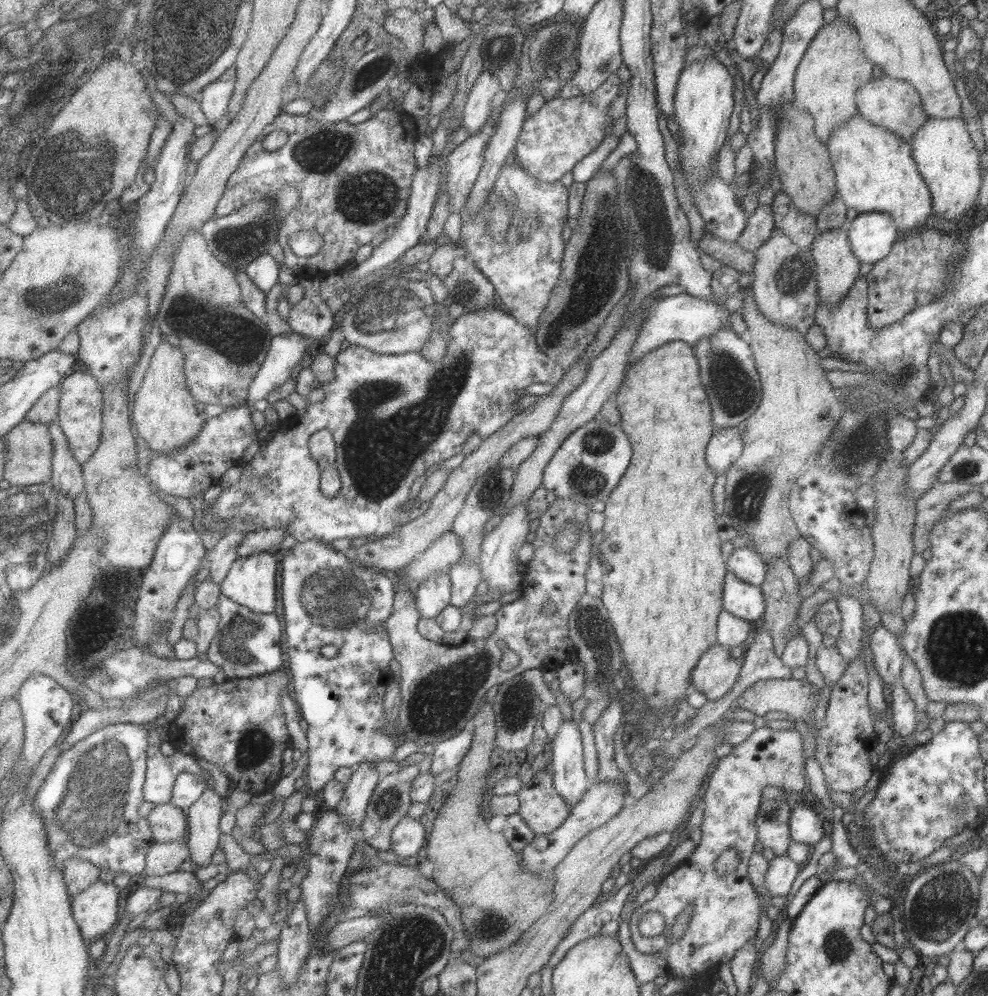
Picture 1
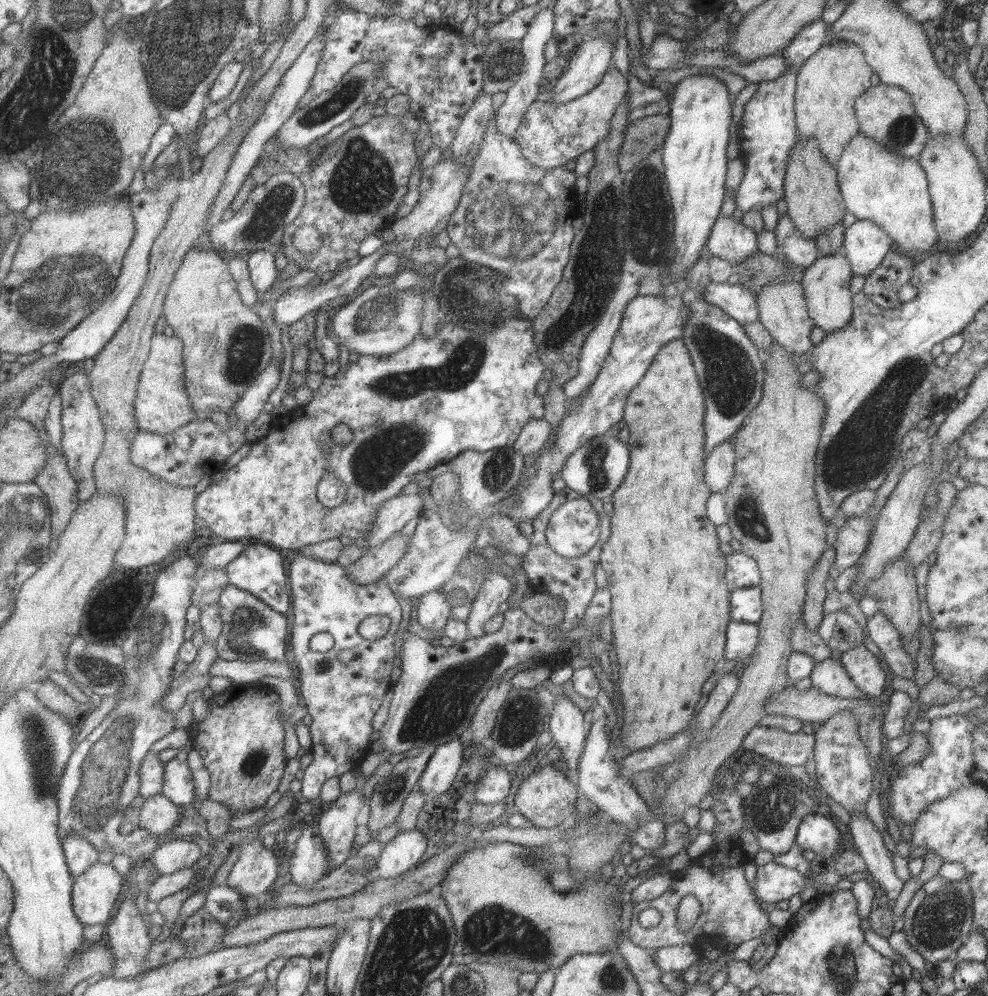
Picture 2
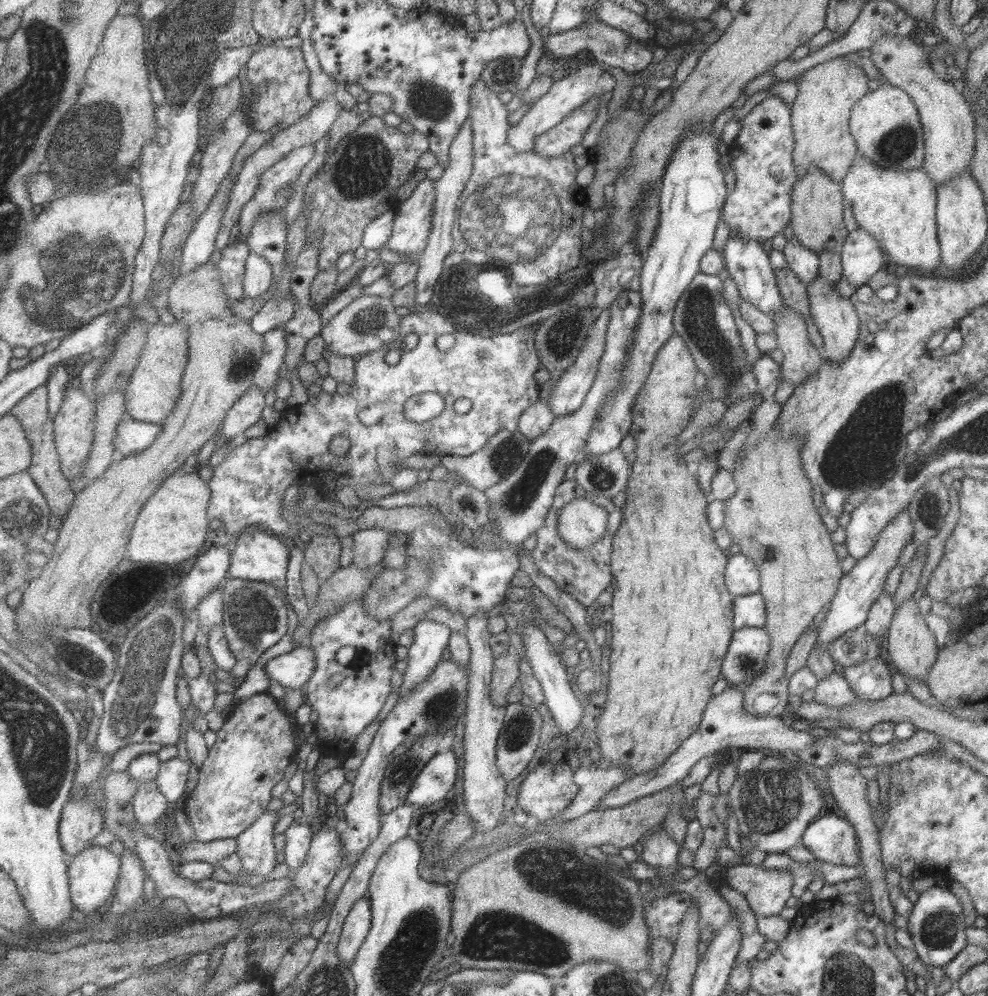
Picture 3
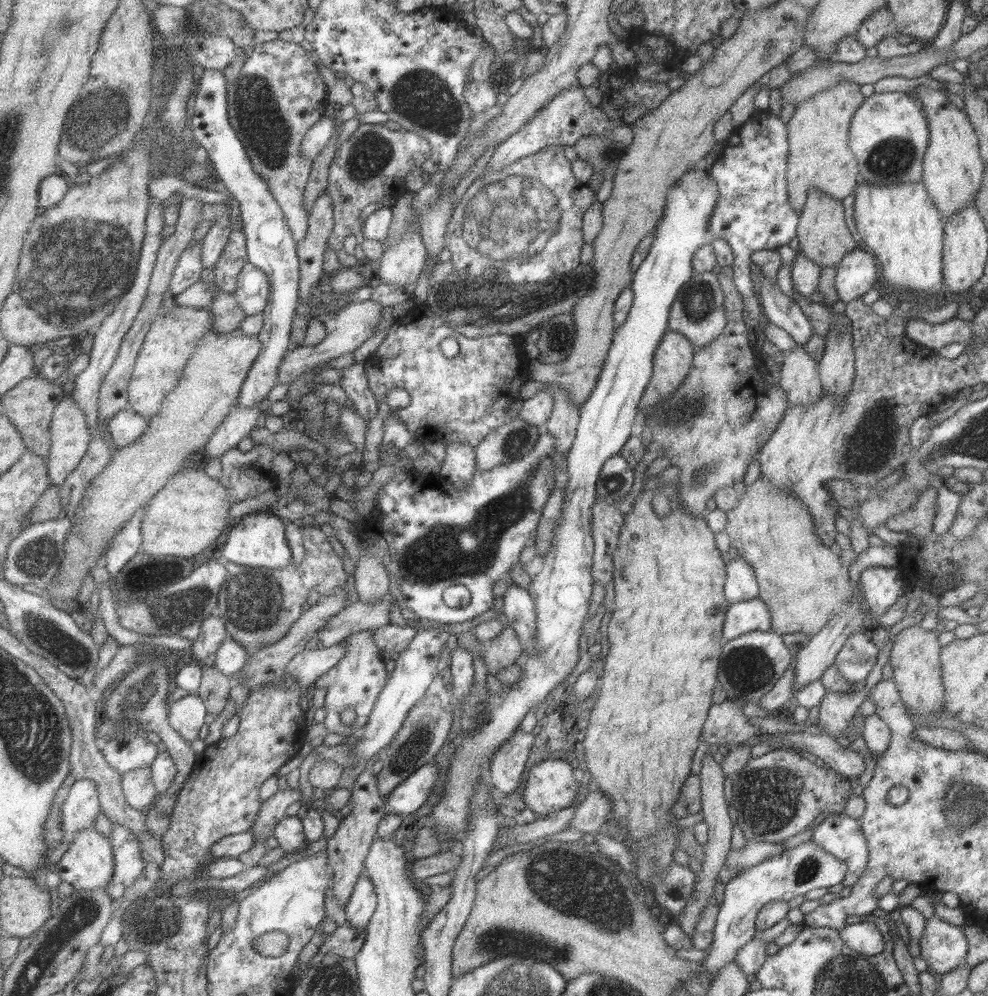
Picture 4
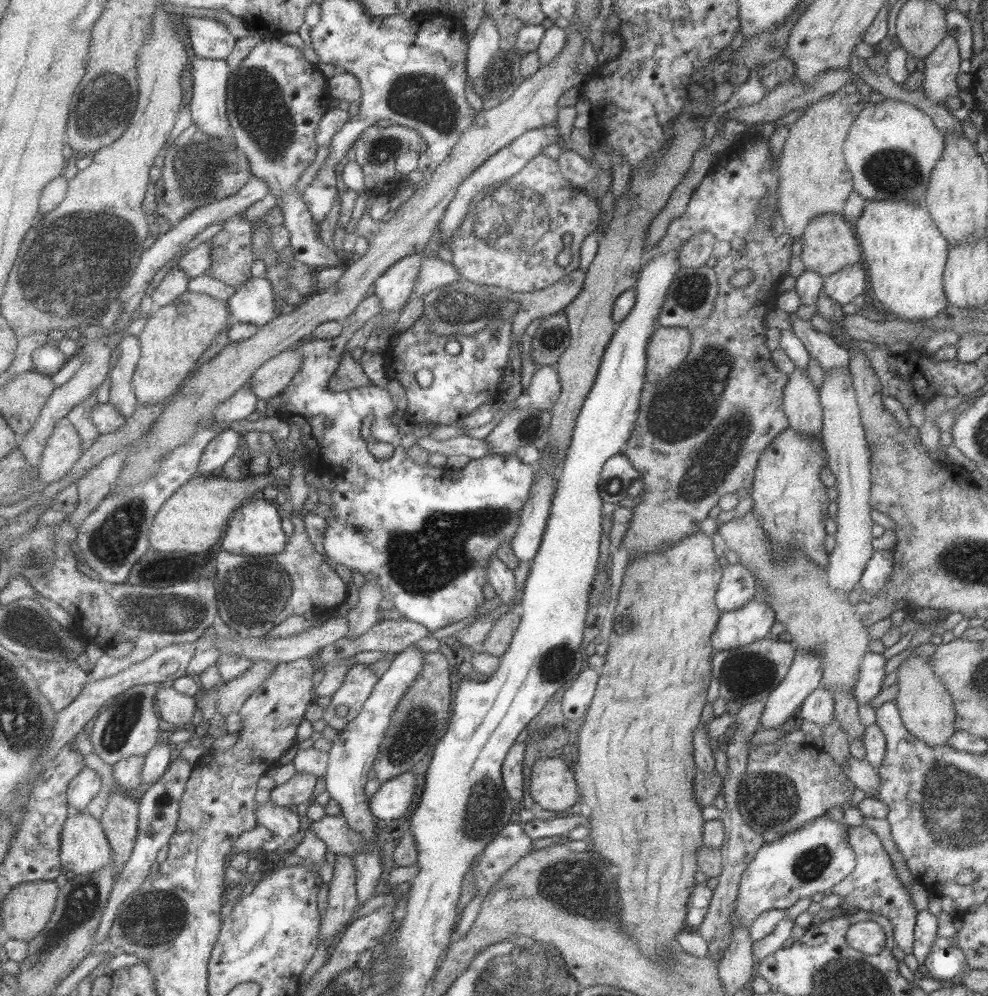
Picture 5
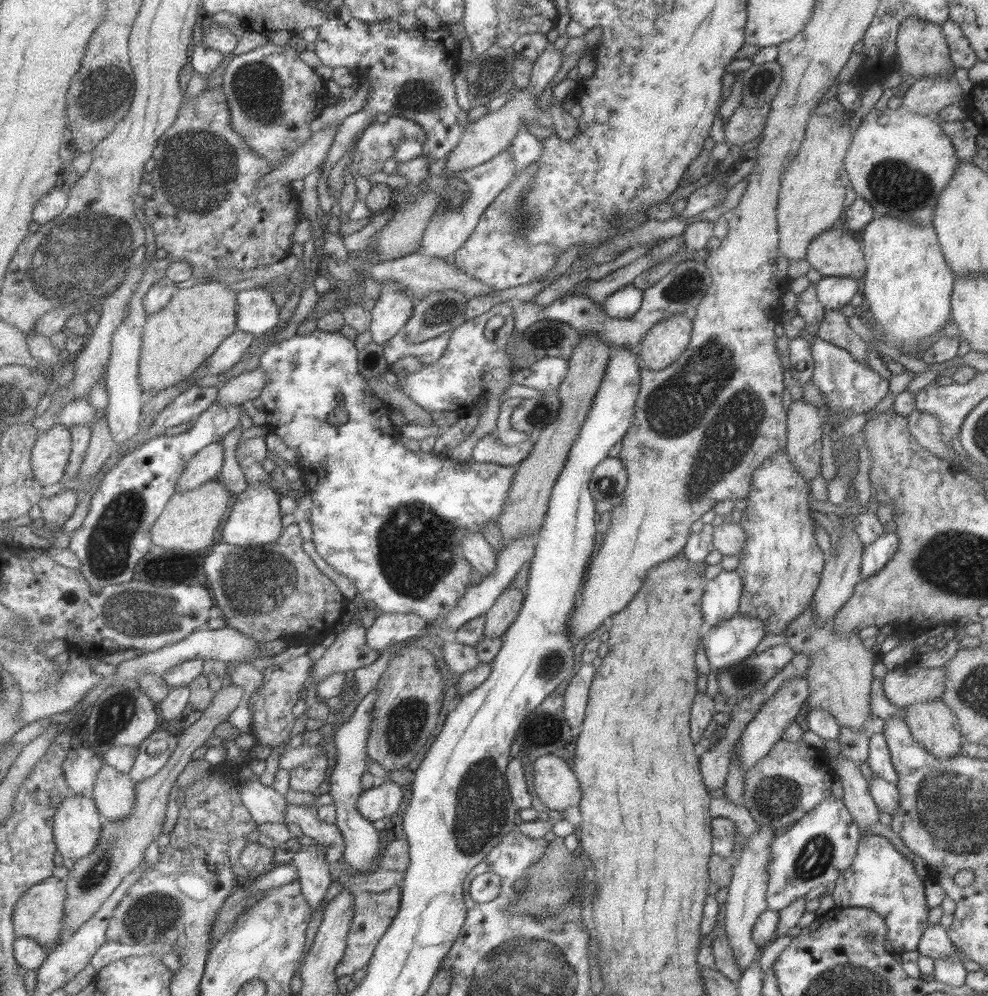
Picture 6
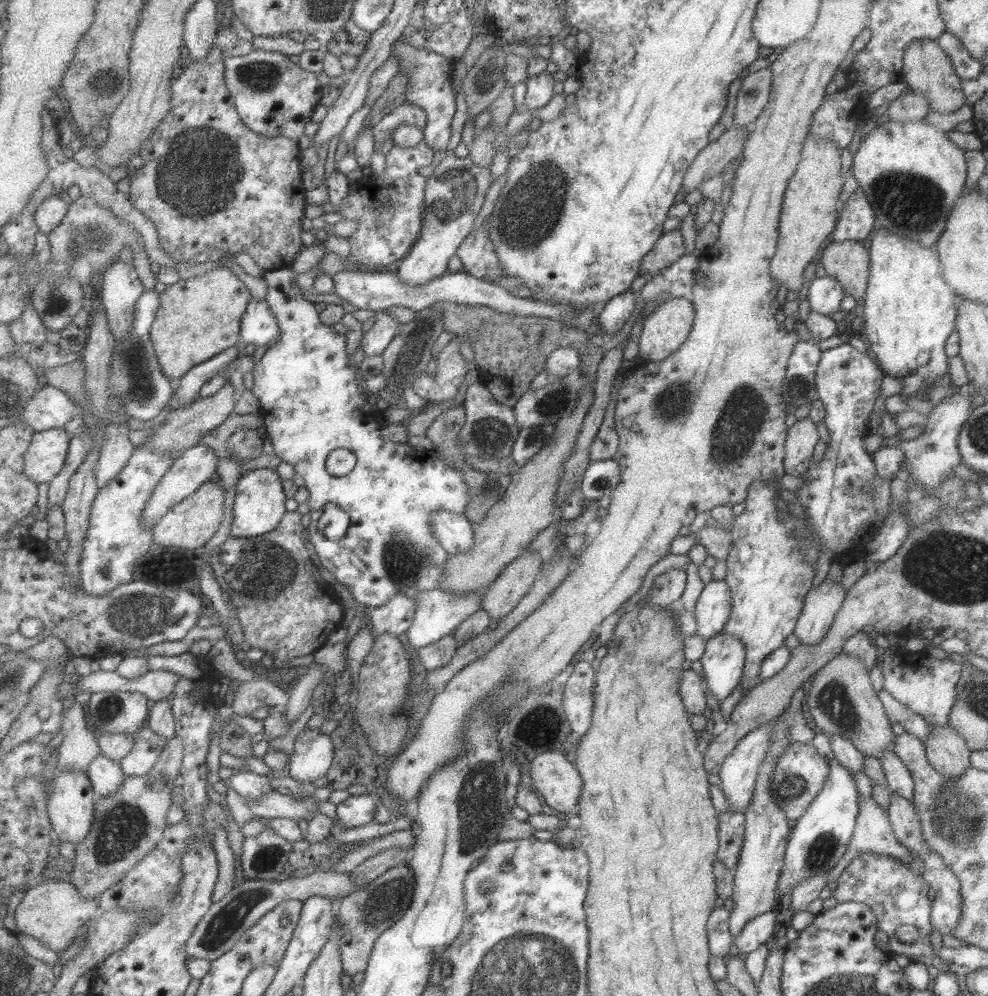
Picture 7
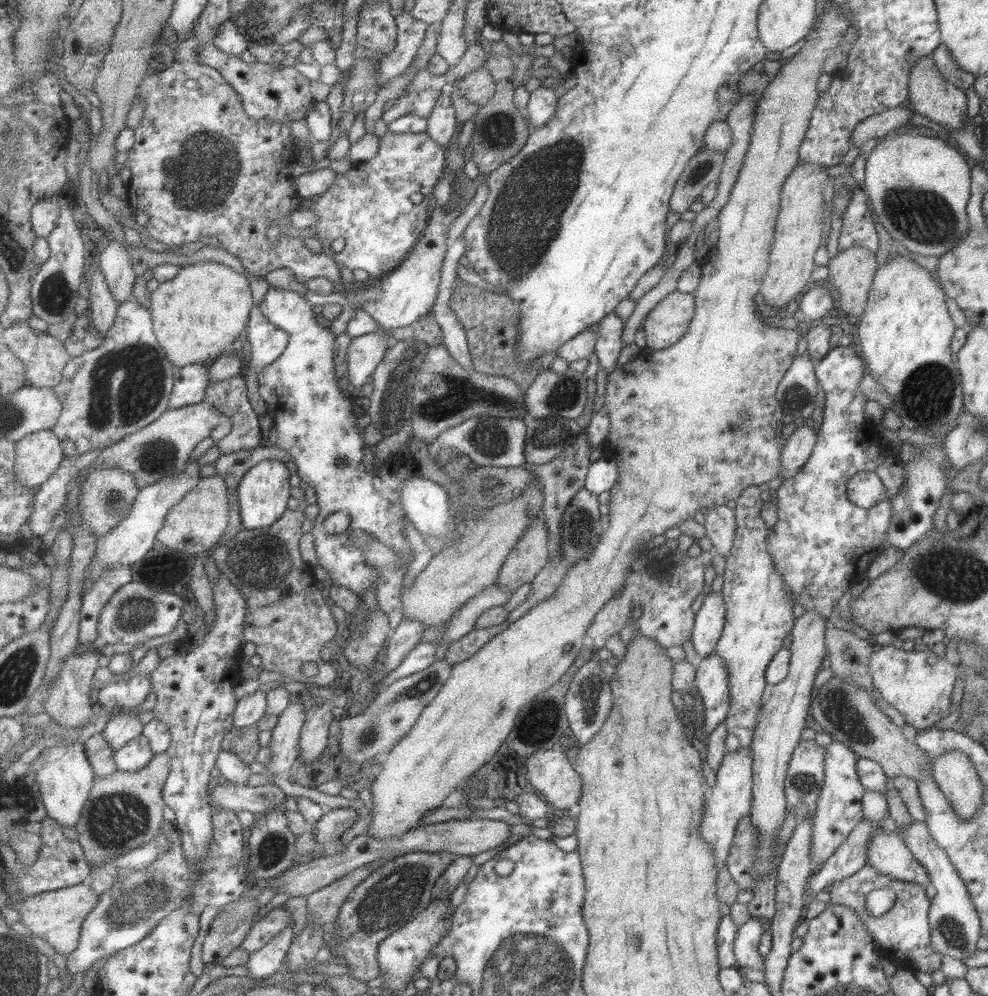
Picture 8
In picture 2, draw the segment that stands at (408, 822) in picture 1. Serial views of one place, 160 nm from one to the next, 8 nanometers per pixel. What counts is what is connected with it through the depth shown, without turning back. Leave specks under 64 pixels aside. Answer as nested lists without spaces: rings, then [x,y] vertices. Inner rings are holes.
[[[421,830],[401,831],[384,846],[378,862],[379,876],[397,878],[417,870],[425,850],[427,836]]]

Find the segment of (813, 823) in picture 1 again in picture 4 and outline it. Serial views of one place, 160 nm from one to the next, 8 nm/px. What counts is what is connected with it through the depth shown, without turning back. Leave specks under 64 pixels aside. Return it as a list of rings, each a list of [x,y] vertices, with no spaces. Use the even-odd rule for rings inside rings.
[[[843,812],[826,815],[817,821],[810,840],[813,844],[821,846],[825,853],[847,865],[842,882],[845,888],[850,888],[863,876],[869,851],[858,819],[851,818]]]

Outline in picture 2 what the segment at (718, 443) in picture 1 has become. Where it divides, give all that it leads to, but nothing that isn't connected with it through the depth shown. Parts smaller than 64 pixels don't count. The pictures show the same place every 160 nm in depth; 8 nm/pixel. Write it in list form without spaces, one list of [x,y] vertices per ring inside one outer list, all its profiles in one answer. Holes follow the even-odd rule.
[[[730,440],[721,442],[709,451],[704,457],[704,479],[709,487],[710,494],[724,494],[731,482],[736,459],[735,446]]]

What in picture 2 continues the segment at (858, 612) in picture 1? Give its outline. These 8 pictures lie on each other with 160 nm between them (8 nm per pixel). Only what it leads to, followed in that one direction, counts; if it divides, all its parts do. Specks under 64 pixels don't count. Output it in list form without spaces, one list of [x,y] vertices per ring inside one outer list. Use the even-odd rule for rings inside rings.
[[[863,644],[843,652],[839,661],[853,684],[866,696],[877,697],[885,686],[885,673]]]

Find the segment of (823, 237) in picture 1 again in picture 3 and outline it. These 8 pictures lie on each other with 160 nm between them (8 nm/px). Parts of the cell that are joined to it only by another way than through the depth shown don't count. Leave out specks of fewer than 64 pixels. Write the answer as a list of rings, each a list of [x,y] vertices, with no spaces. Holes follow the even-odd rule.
[[[821,275],[806,284],[807,300],[809,303],[810,318],[808,322],[813,323],[823,339],[822,356],[829,364],[843,362],[851,348],[854,347],[858,336],[858,314],[846,297],[841,297],[835,289],[835,285],[830,285]]]

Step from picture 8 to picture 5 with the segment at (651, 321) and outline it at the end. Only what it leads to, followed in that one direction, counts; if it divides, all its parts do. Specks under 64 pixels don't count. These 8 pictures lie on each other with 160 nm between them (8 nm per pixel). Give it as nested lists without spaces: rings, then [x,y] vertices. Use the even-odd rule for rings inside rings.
[[[657,326],[646,348],[645,380],[657,383],[670,376],[681,365],[691,344],[690,331],[686,328]]]

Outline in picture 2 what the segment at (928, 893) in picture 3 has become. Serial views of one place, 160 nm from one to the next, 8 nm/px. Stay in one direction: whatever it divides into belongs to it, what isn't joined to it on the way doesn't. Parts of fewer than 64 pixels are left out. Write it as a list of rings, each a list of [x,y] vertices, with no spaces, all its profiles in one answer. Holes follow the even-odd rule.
[[[939,875],[933,876],[921,888],[914,891],[909,905],[902,914],[903,919],[902,931],[905,933],[906,939],[909,941],[911,948],[918,952],[933,970],[941,960],[953,959],[956,956],[956,950],[964,943],[970,933],[972,926],[972,892],[969,884],[965,879],[961,879],[958,883],[950,883],[941,878]]]

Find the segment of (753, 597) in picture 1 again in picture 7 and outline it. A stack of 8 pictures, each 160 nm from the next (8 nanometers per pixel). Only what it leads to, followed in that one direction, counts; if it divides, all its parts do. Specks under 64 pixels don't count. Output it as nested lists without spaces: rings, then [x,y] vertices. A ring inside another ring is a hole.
[[[719,633],[704,642],[700,658],[707,689],[721,702],[740,682],[745,648],[737,637]]]

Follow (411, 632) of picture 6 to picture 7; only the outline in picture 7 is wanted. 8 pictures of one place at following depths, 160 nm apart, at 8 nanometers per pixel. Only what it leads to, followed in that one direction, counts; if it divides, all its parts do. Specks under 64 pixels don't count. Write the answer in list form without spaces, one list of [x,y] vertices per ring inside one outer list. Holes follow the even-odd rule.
[[[403,594],[392,598],[381,607],[370,608],[369,616],[375,630],[374,635],[407,635],[415,624],[417,609],[416,600]]]

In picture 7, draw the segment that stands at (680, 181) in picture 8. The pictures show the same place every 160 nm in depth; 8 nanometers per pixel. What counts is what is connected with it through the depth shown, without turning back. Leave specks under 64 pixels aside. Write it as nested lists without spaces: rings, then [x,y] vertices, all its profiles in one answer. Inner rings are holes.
[[[732,124],[724,133],[719,134],[716,140],[708,141],[707,146],[699,151],[683,175],[681,187],[685,192],[697,189],[701,182],[721,174],[725,165],[731,164],[742,153],[749,134],[750,129],[742,129]]]

